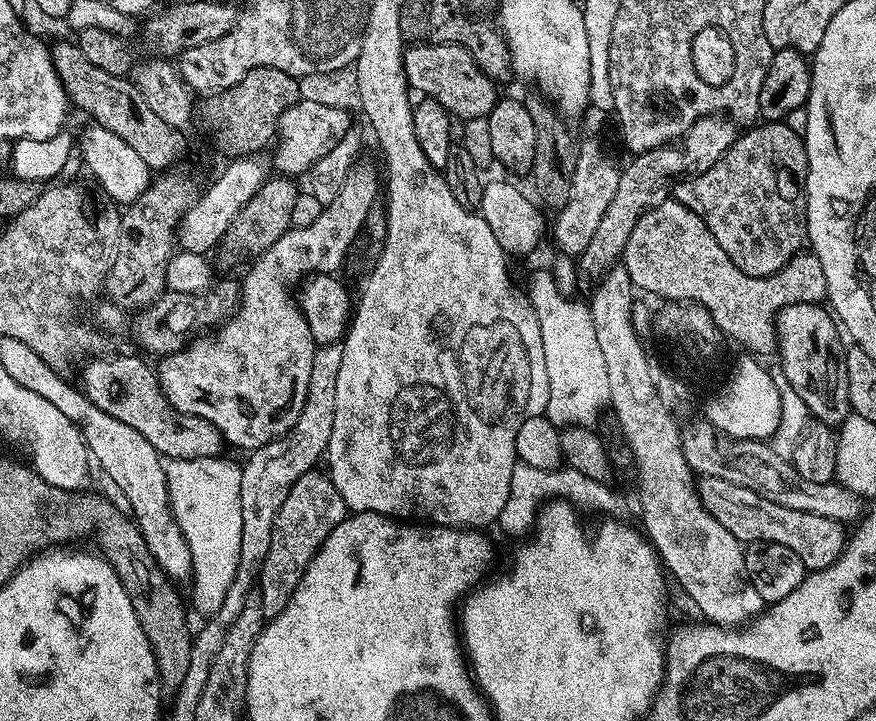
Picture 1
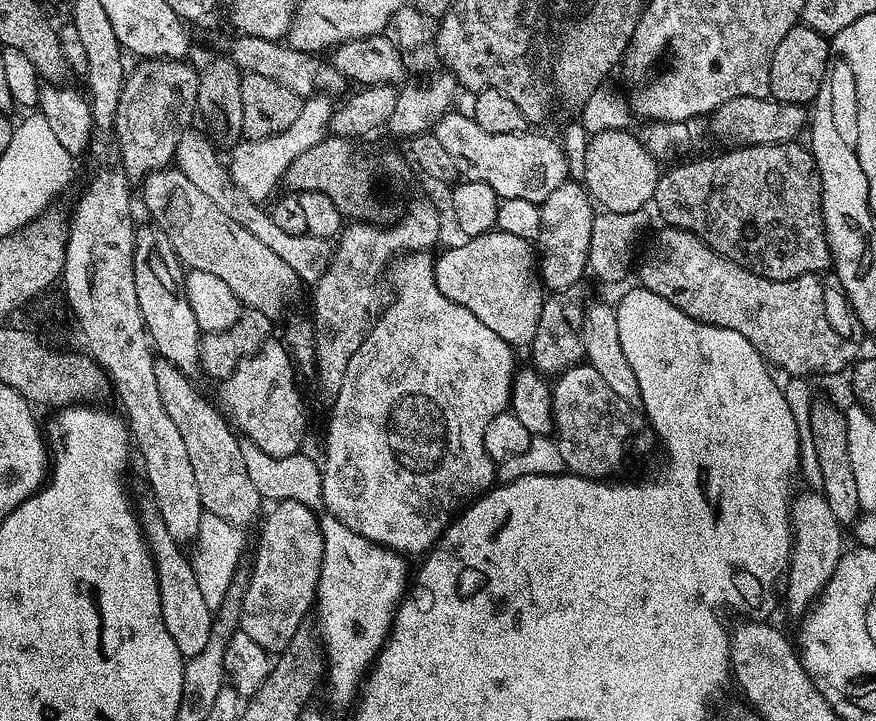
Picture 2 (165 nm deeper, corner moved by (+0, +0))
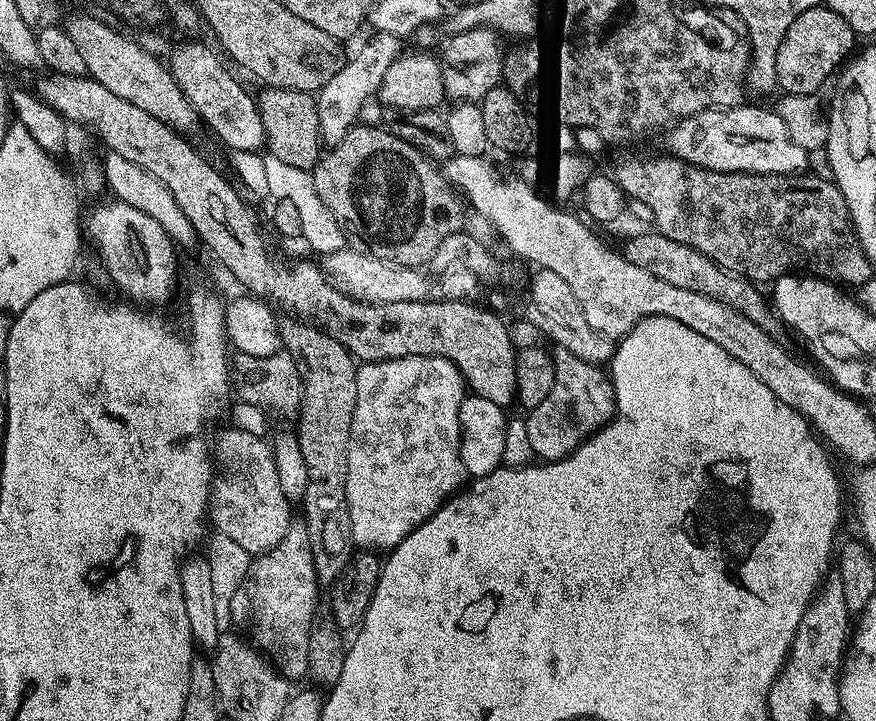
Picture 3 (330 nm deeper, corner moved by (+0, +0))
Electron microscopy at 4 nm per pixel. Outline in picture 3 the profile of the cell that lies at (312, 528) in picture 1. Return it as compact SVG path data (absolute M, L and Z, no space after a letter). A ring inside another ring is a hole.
M289 523L288 533L269 552L261 552L249 563L243 582L230 602L233 625L267 659L285 681L308 676L308 635L316 612L316 567L308 545L308 529L303 523Z

